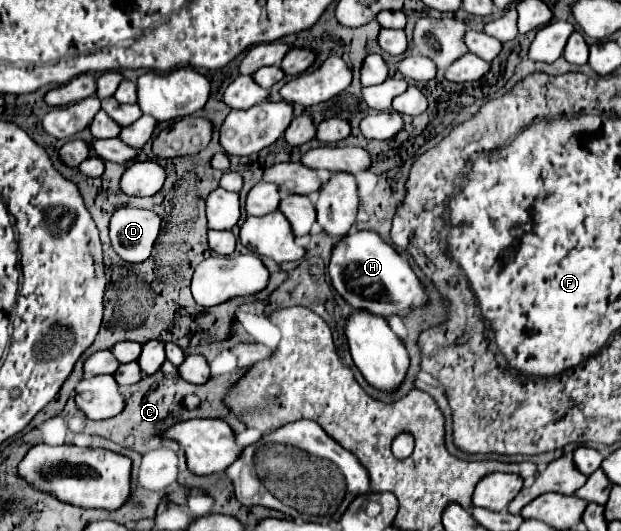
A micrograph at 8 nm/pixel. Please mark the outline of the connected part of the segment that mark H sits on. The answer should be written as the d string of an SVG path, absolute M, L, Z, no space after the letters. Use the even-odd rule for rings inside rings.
M370 230L352 232L332 248L328 274L332 286L352 308L366 308L376 316L404 316L410 308L426 302L424 288L420 286L406 258L402 258L396 248L386 244L376 232Z

